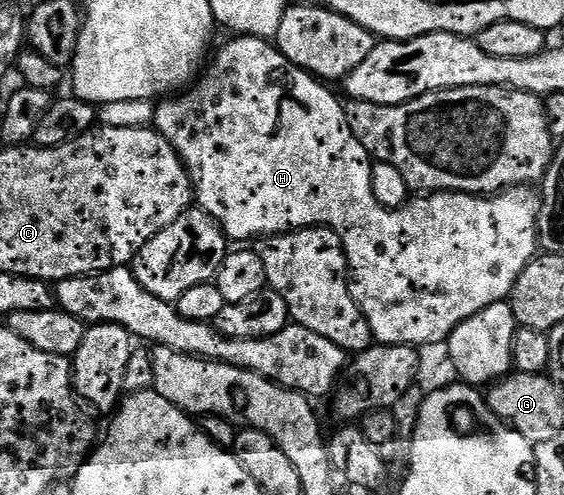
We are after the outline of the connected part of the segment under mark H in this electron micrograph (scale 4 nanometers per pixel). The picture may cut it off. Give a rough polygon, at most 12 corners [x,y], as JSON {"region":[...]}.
{"region":[[234,36],[154,108],[233,243],[334,229],[382,345],[448,342],[538,194],[371,191],[344,104]]}

